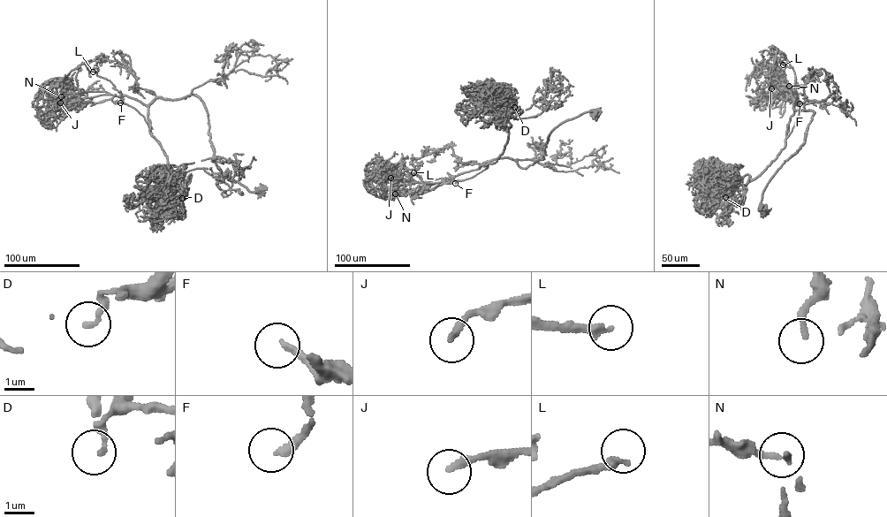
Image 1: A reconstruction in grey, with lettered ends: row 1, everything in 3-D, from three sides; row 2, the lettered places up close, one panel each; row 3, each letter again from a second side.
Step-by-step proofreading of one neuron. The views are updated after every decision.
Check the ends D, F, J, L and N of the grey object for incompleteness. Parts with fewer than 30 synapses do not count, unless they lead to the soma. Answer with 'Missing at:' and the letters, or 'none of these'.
Missing at: F, J

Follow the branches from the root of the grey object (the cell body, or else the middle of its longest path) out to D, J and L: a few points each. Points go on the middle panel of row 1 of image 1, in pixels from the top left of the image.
D: (595, 112), (554, 128), (542, 159), (480, 168), (503, 151), (511, 125), (501, 113), (514, 107)
J: (595, 112), (555, 127), (542, 159), (525, 168), (498, 158), (440, 182), (390, 178)
L: (595, 112), (586, 111), (555, 127), (542, 159), (525, 168), (506, 157), (446, 178), (423, 181), (413, 172)

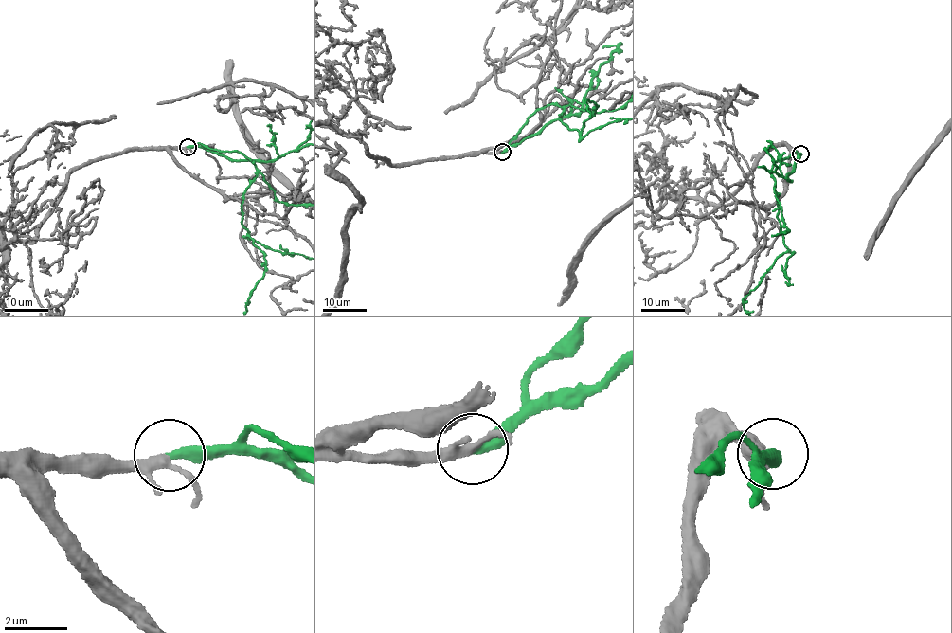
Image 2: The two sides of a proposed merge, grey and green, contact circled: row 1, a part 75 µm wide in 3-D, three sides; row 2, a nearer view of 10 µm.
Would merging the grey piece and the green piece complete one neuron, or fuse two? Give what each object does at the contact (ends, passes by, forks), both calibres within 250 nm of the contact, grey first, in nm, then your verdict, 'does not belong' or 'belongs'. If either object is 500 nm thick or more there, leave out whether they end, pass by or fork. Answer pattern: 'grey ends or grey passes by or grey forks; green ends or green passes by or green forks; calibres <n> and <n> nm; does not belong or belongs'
grey forks; green ends; calibres 190 and 320 nm; belongs

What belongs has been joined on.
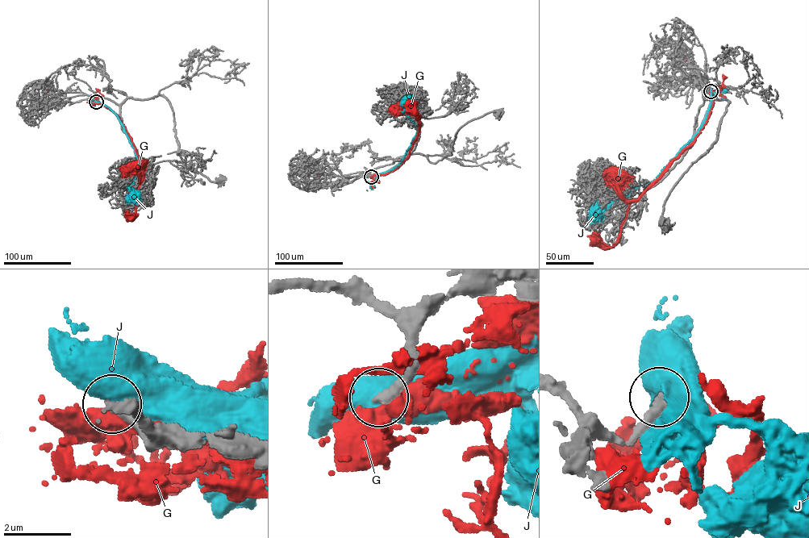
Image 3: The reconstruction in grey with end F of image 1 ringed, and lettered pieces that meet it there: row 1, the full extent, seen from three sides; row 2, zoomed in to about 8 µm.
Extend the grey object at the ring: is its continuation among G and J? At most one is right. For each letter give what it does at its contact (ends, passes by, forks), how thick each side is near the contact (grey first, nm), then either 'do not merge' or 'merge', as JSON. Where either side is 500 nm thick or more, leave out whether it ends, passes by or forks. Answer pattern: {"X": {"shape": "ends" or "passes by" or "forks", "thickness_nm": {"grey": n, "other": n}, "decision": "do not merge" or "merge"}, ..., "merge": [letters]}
{"G": {"shape": "forks", "thickness_nm": {"grey": 320, "other": 440}, "decision": "do not merge"}, "J": {"thickness_nm": {"grey": 300, "other": 800}, "decision": "do not merge"}, "merge": []}

